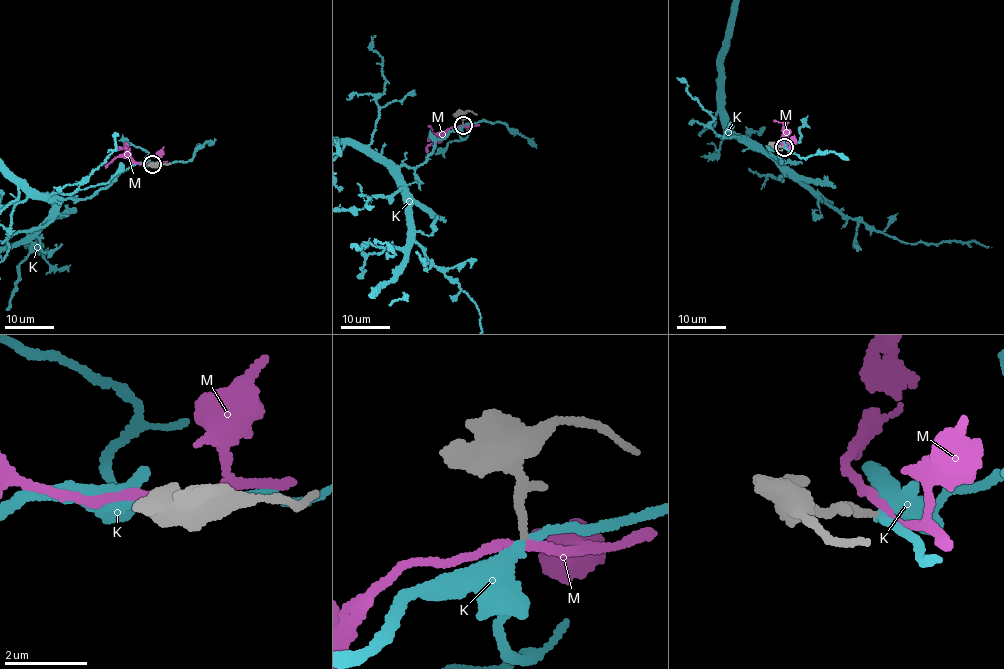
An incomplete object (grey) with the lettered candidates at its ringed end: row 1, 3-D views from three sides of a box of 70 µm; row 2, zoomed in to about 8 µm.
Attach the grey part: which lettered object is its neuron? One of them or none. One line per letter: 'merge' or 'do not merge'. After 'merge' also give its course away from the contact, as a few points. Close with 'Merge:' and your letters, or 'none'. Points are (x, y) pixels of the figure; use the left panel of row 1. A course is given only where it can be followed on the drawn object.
K: do not merge
M: merge; it runs (152, 164), (122, 156), (115, 157), (105, 167)
Merge: M

